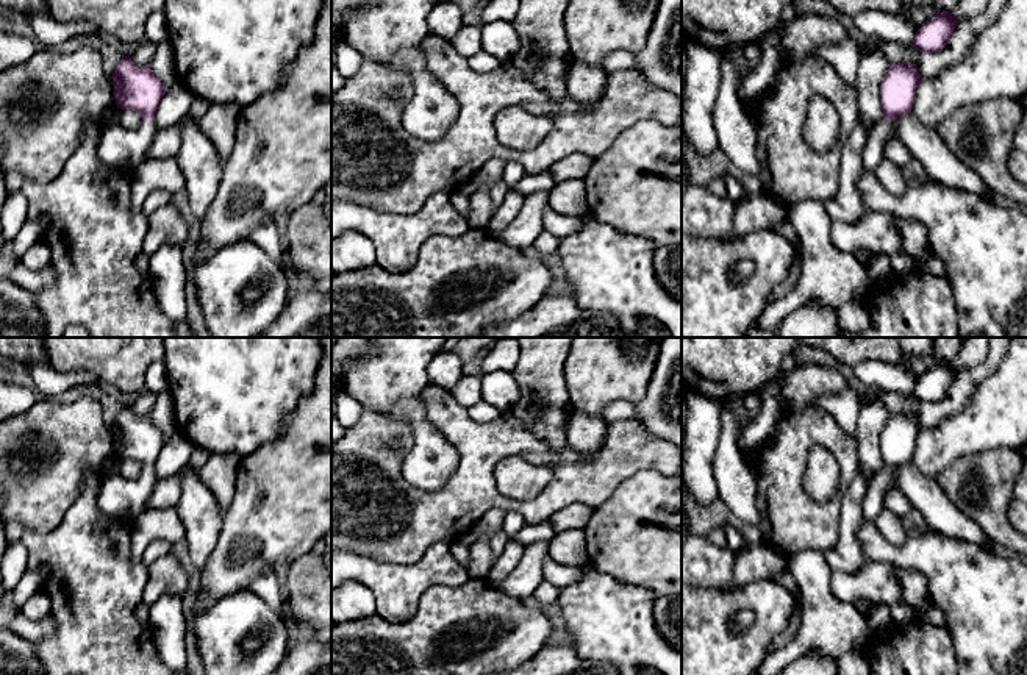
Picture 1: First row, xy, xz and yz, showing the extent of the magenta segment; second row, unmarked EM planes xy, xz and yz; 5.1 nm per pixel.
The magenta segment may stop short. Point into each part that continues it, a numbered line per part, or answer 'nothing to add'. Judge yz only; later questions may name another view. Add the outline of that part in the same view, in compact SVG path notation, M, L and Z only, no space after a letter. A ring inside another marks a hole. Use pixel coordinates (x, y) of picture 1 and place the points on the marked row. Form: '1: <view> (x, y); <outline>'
1: yz (873, 155); M882 117L871 130L863 147L863 170L874 172L877 169L885 159L885 145L893 138L896 138L894 123Z

